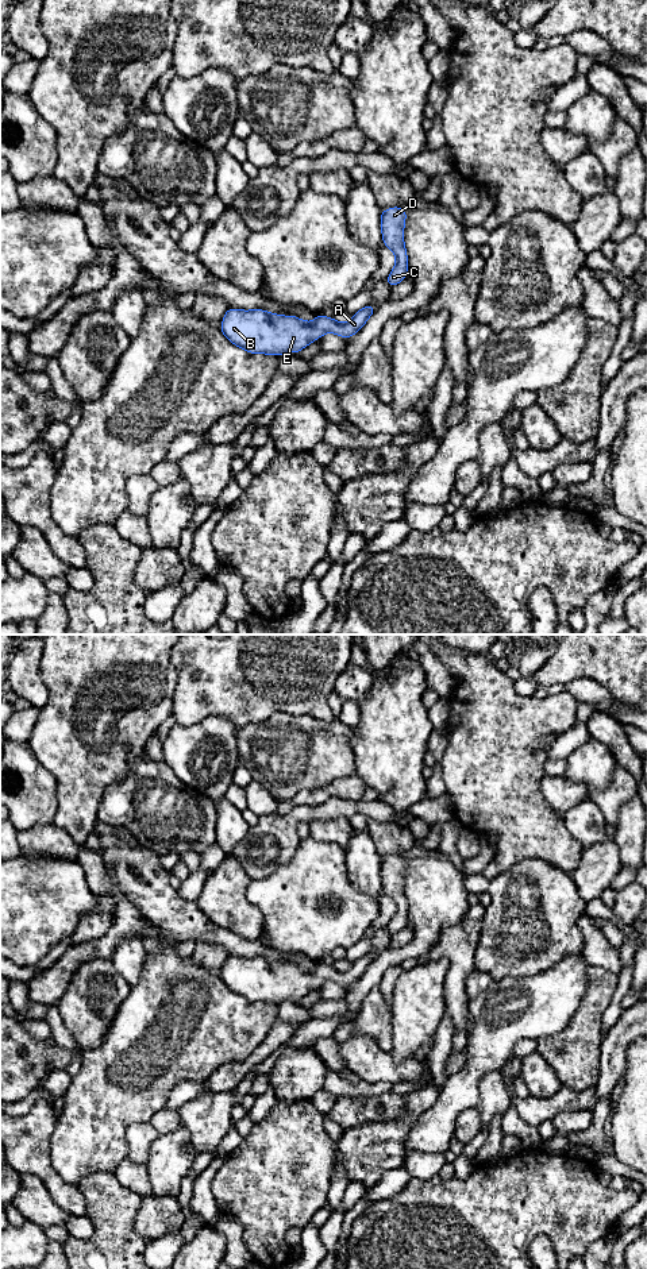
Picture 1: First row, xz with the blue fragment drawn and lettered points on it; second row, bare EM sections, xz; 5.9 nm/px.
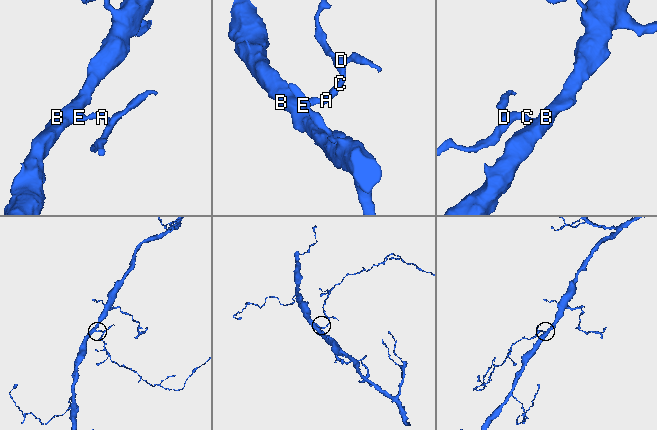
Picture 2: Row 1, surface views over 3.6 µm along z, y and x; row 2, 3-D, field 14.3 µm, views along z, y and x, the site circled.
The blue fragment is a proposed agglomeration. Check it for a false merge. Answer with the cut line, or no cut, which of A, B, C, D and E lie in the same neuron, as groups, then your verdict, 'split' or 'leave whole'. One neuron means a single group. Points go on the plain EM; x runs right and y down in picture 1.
no cut | A B C D E | leave whole

